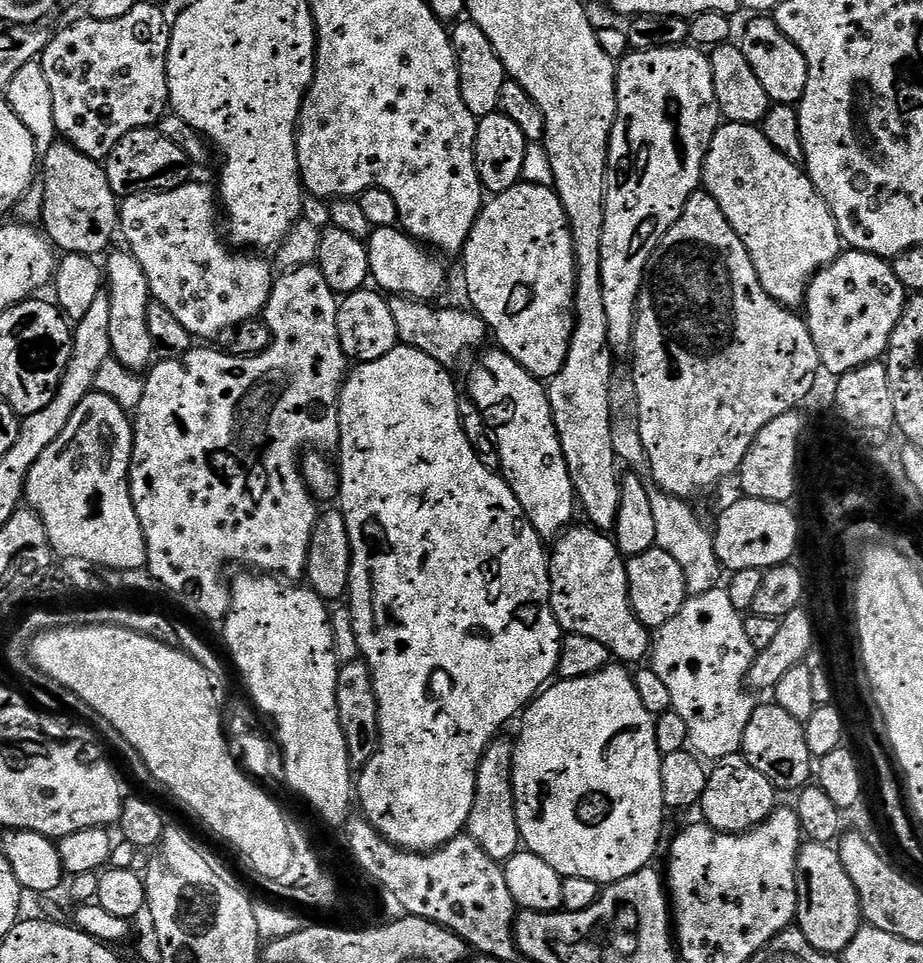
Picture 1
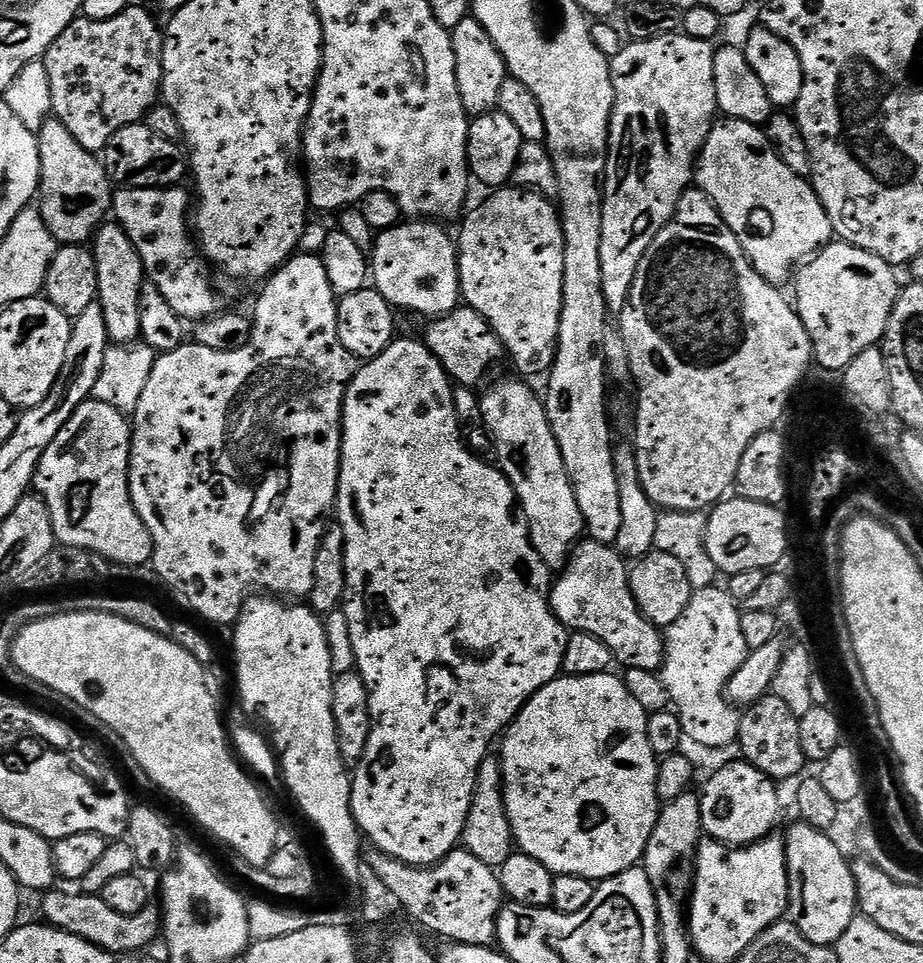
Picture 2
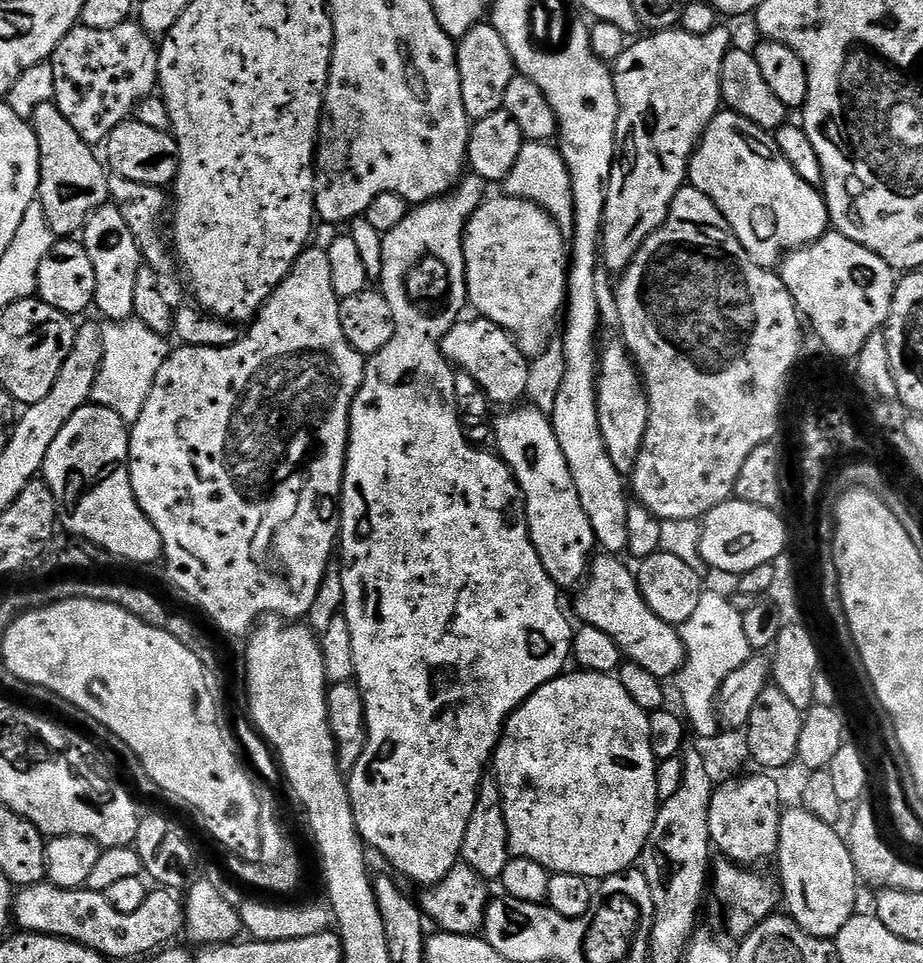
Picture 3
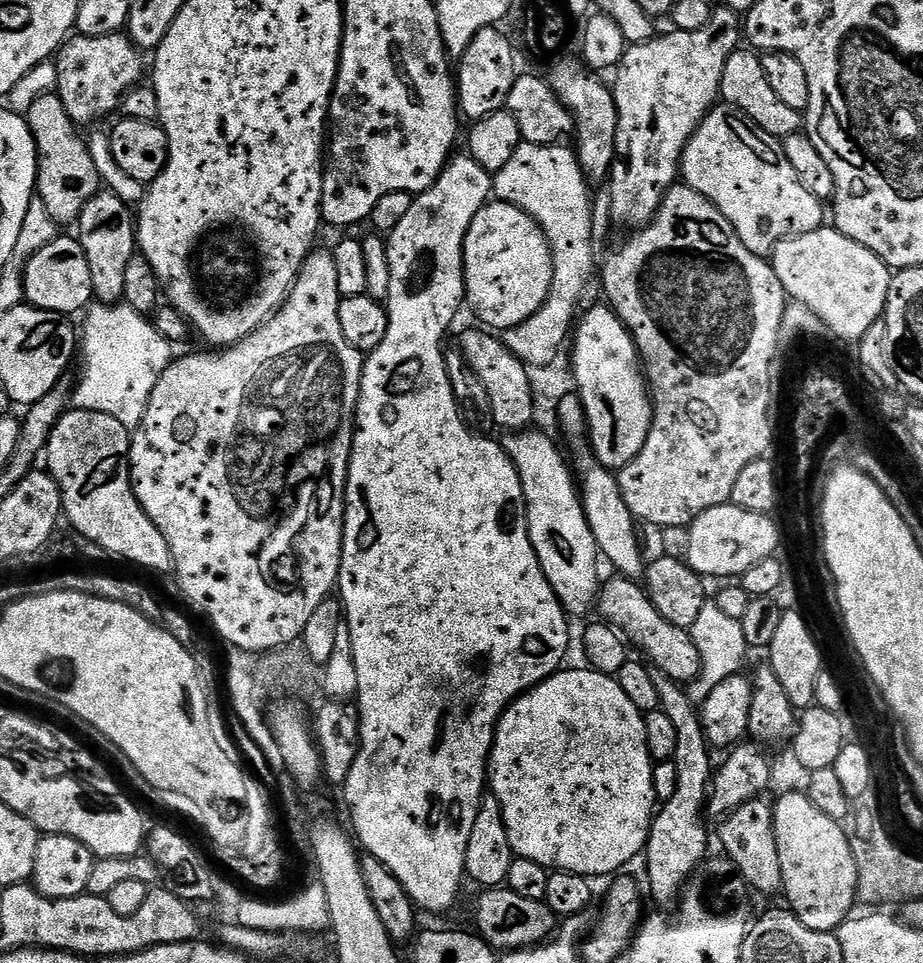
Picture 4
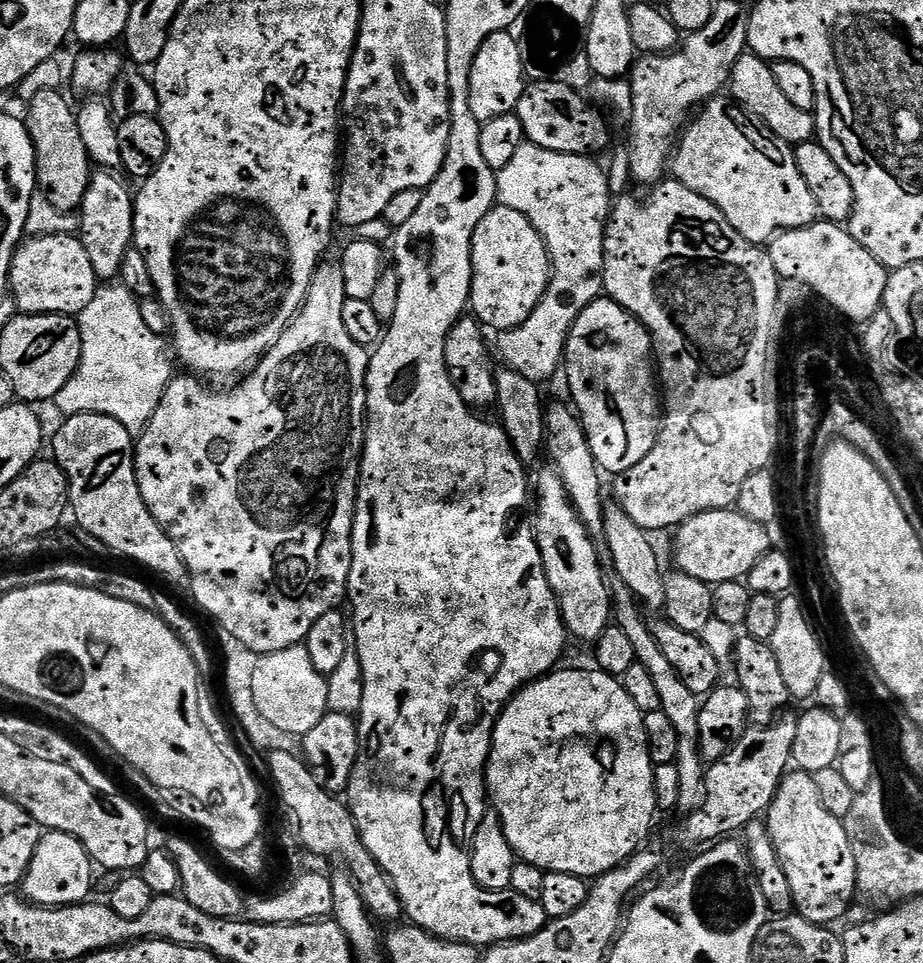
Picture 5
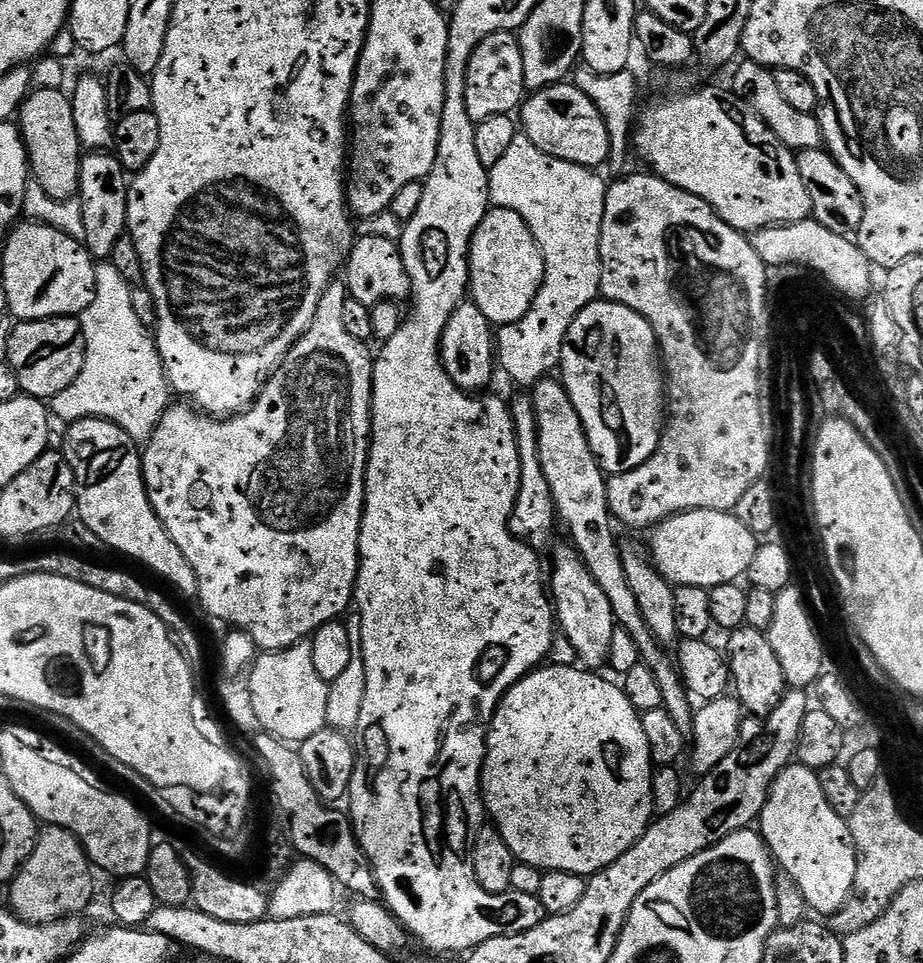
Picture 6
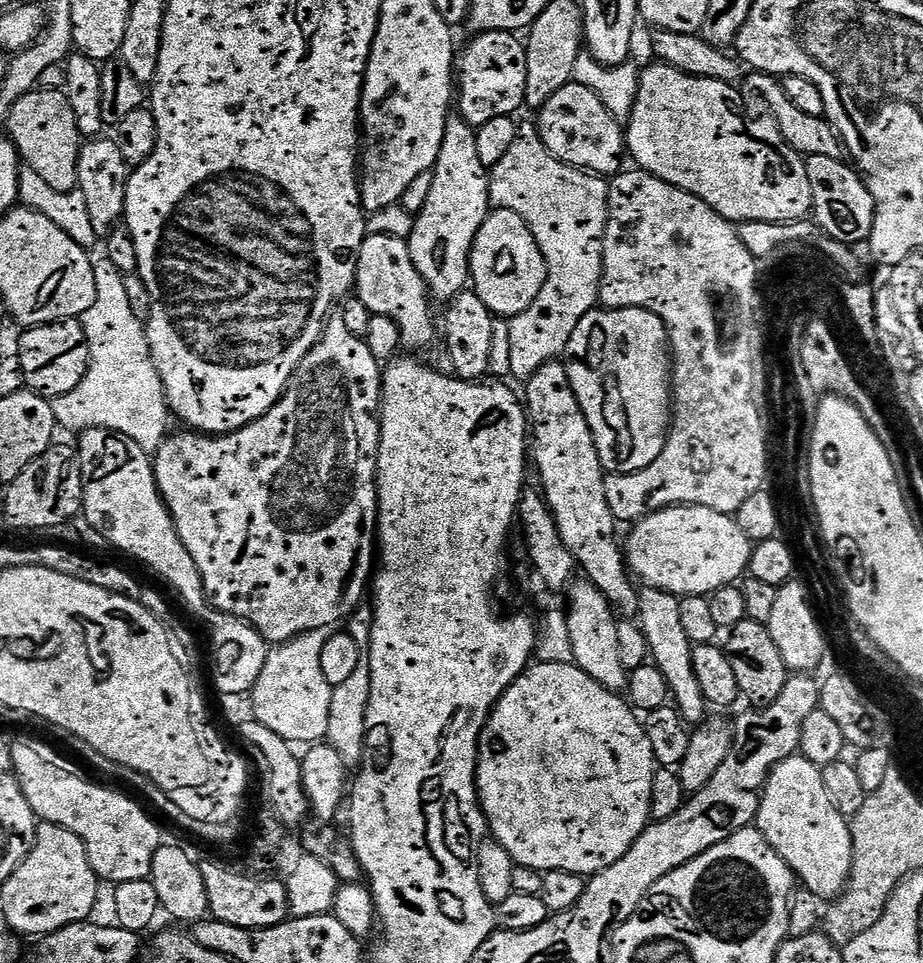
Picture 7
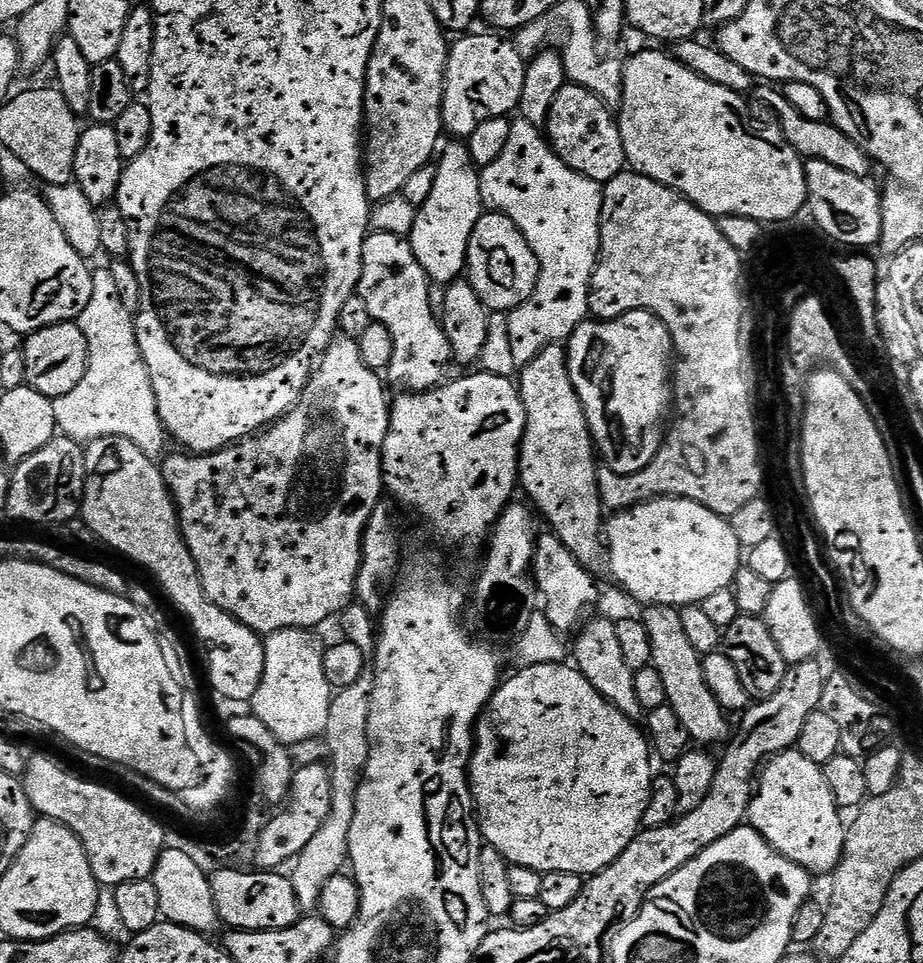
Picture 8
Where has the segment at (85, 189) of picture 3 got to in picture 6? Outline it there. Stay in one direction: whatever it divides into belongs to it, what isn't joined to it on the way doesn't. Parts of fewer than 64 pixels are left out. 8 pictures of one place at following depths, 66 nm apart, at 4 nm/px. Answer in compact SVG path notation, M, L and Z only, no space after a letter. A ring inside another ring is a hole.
M37 88L29 92L18 113L18 127L24 137L24 149L28 151L28 167L31 179L50 198L75 200L80 191L80 161L82 145L78 129L74 126L74 110L67 91L55 88Z

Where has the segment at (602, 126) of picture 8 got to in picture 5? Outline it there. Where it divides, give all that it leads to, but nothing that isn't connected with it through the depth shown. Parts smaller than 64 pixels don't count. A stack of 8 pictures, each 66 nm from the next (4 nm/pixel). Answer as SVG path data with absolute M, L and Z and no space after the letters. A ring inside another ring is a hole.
M563 79L534 80L525 87L514 115L522 122L522 130L527 143L542 146L542 150L554 150L558 154L578 154L586 156L595 153L596 143L600 140L600 116L571 88L563 84Z

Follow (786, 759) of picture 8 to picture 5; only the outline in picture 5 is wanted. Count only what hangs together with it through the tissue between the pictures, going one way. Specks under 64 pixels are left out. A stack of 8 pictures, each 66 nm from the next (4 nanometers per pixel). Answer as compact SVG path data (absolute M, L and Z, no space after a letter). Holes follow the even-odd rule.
M796 770L785 775L767 810L766 823L770 838L774 842L774 850L782 862L782 870L786 870L786 882L790 882L795 911L815 924L835 925L835 920L842 919L844 911L846 916L853 907L852 900L854 904L854 897L857 895L854 850L850 850L850 838L846 838L844 821L834 818L834 814L830 814L826 806L822 806L822 801L818 799L818 790L809 773Z

